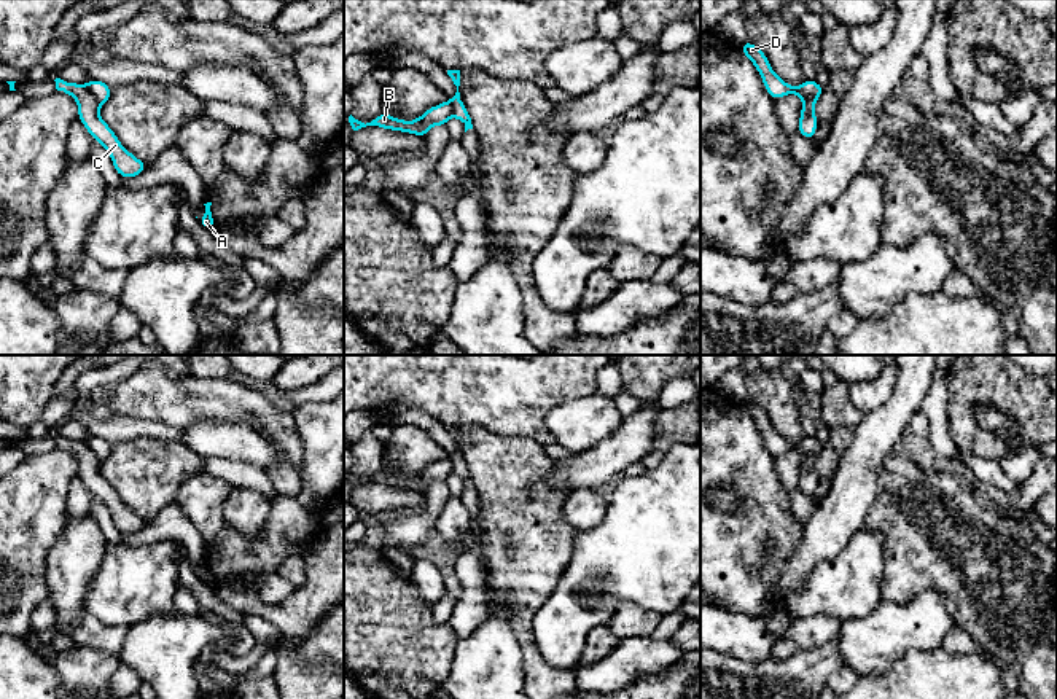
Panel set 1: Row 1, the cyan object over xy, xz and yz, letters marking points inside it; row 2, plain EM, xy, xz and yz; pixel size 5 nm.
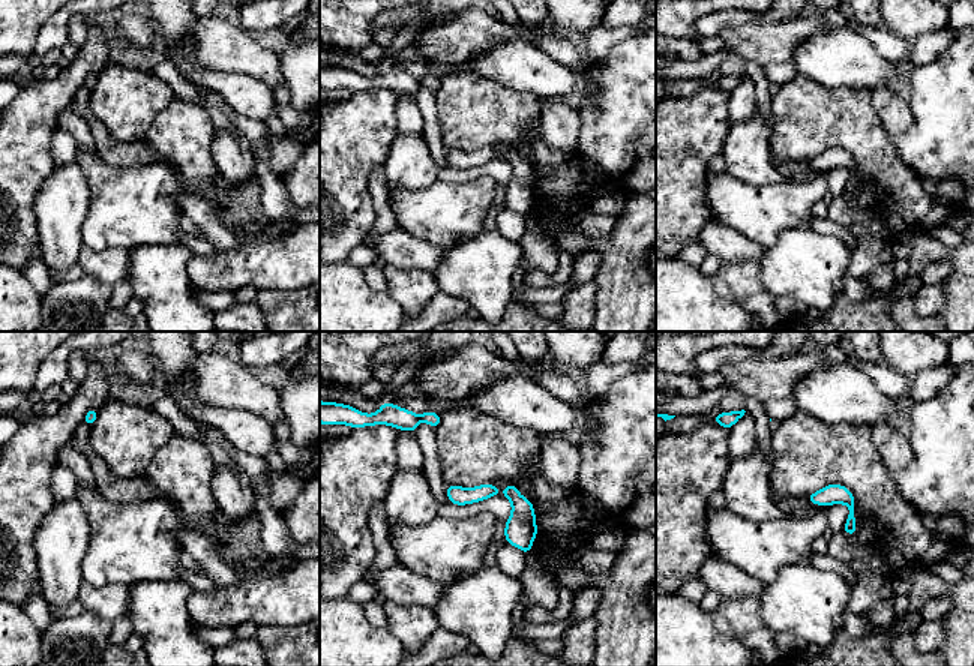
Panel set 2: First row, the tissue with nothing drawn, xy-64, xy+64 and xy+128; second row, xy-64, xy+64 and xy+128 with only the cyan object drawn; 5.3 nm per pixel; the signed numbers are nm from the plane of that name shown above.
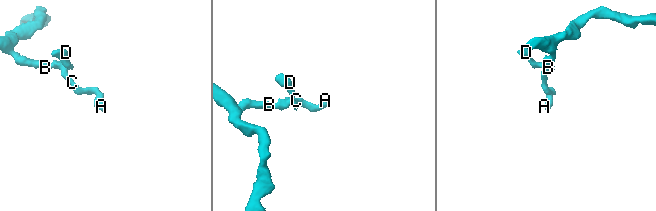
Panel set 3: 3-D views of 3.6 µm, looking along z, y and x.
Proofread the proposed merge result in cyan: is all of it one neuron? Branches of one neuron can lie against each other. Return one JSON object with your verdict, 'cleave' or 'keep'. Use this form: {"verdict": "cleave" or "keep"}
{"verdict": "cleave"}

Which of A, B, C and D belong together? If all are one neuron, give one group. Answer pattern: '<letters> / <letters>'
A B C / D

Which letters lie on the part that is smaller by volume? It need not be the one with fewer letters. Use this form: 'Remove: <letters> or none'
Remove: D

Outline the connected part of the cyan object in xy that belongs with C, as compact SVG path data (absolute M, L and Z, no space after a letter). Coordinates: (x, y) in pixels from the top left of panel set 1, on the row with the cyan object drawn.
M56 78L56 89L72 96L78 103L78 119L88 129L91 137L99 142L111 156L113 167L119 177L134 178L145 172L146 162L137 159L127 151L110 126L102 119L99 113L99 102L84 84L67 83Z

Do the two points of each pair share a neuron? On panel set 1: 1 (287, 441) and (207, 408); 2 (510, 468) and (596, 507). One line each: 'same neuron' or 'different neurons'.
1: same neuron
2: different neurons

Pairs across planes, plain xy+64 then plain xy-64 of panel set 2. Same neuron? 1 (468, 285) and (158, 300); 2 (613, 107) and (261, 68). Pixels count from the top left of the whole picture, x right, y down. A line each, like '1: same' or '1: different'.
1: same
2: different

